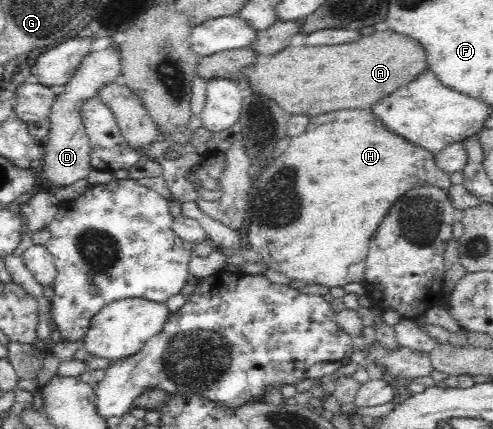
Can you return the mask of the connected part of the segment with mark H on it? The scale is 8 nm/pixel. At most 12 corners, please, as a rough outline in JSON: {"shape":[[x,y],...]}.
{"shape":[[371,109],[310,117],[252,181],[269,269],[364,282],[436,154]]}

